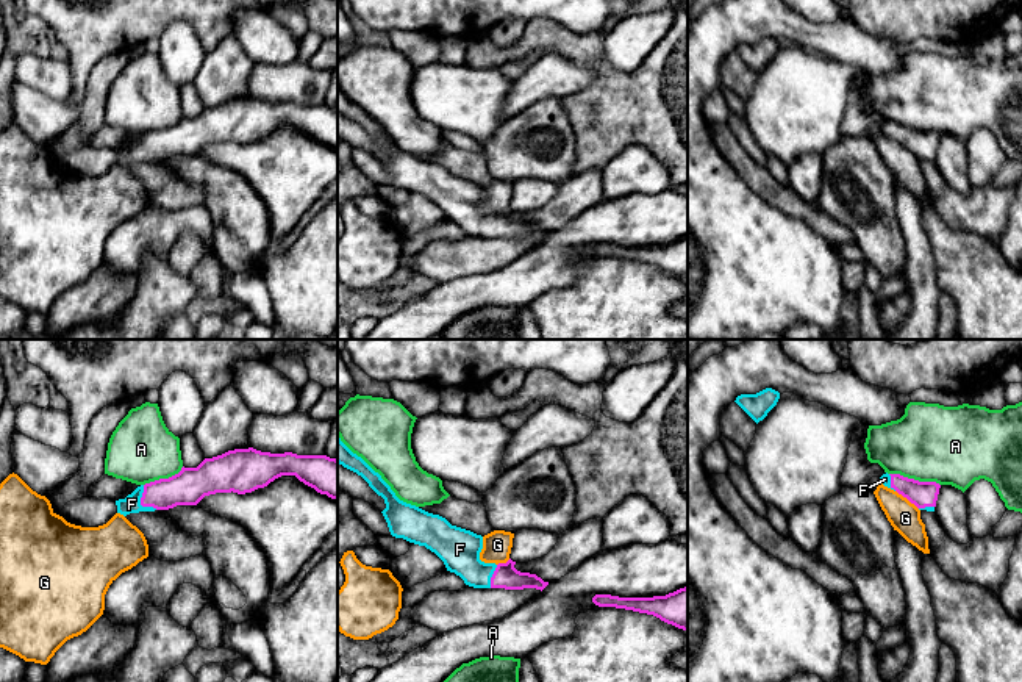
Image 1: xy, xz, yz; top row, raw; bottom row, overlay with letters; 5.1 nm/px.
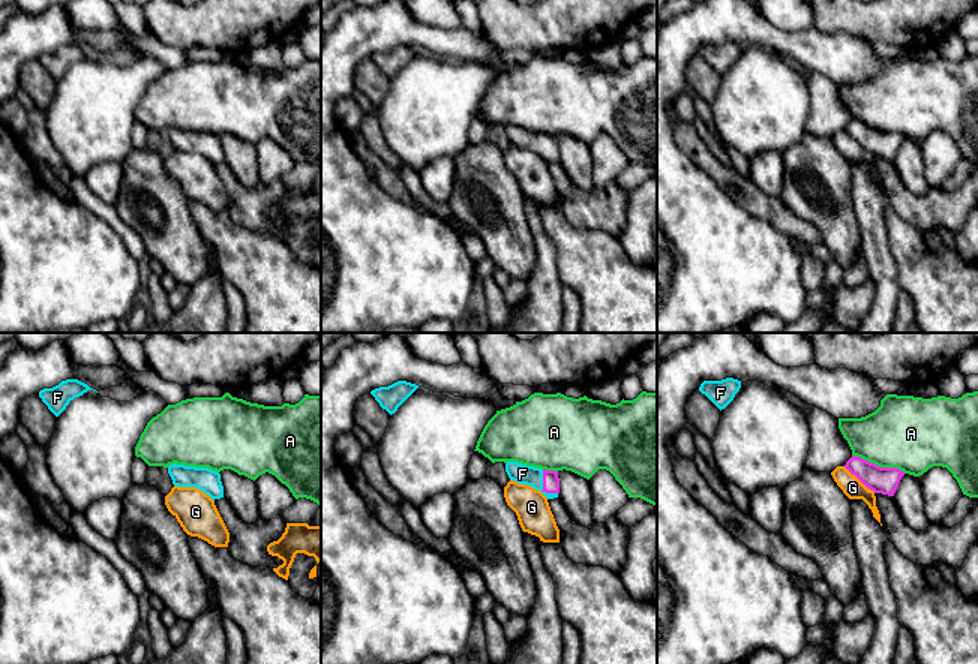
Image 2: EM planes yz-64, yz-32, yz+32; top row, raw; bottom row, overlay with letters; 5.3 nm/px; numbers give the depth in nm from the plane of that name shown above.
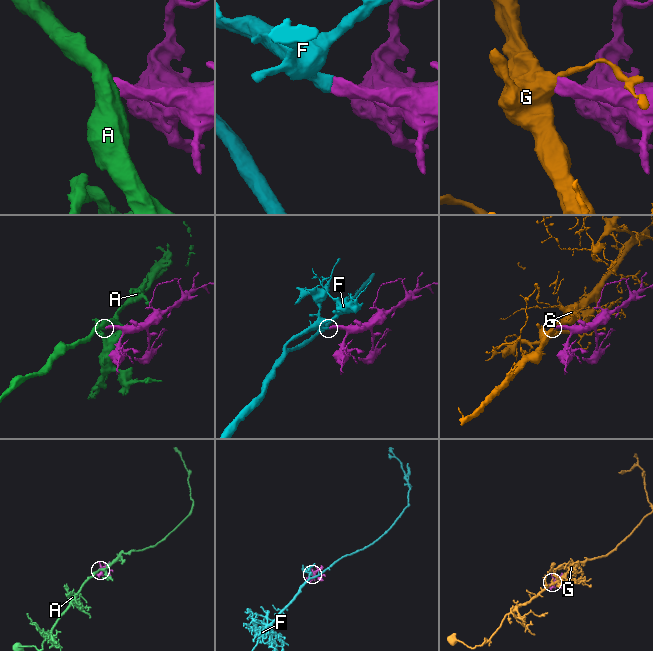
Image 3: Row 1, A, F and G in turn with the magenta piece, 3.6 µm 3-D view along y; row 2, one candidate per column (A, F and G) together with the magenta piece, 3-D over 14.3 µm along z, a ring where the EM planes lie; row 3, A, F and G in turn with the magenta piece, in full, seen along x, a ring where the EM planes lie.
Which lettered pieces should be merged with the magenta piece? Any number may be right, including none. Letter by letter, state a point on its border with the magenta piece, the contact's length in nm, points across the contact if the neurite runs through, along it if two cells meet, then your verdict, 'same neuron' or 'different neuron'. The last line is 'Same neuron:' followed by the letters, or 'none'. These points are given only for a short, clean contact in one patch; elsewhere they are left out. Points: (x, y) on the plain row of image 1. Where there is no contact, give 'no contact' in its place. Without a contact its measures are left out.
A: yz (913, 129) | 280 nm | along yz (889, 122), (899, 122), (919, 130), (935, 130), (939, 135) | different neuron
F: xy (141, 152) | 150 nm | across xy (185, 138), (150, 146), (141, 152), (132, 154) | same neuron
G: yz (907, 147) | 160 nm | along yz (896, 139), (918, 158) | different neuron
Same neuron: F

